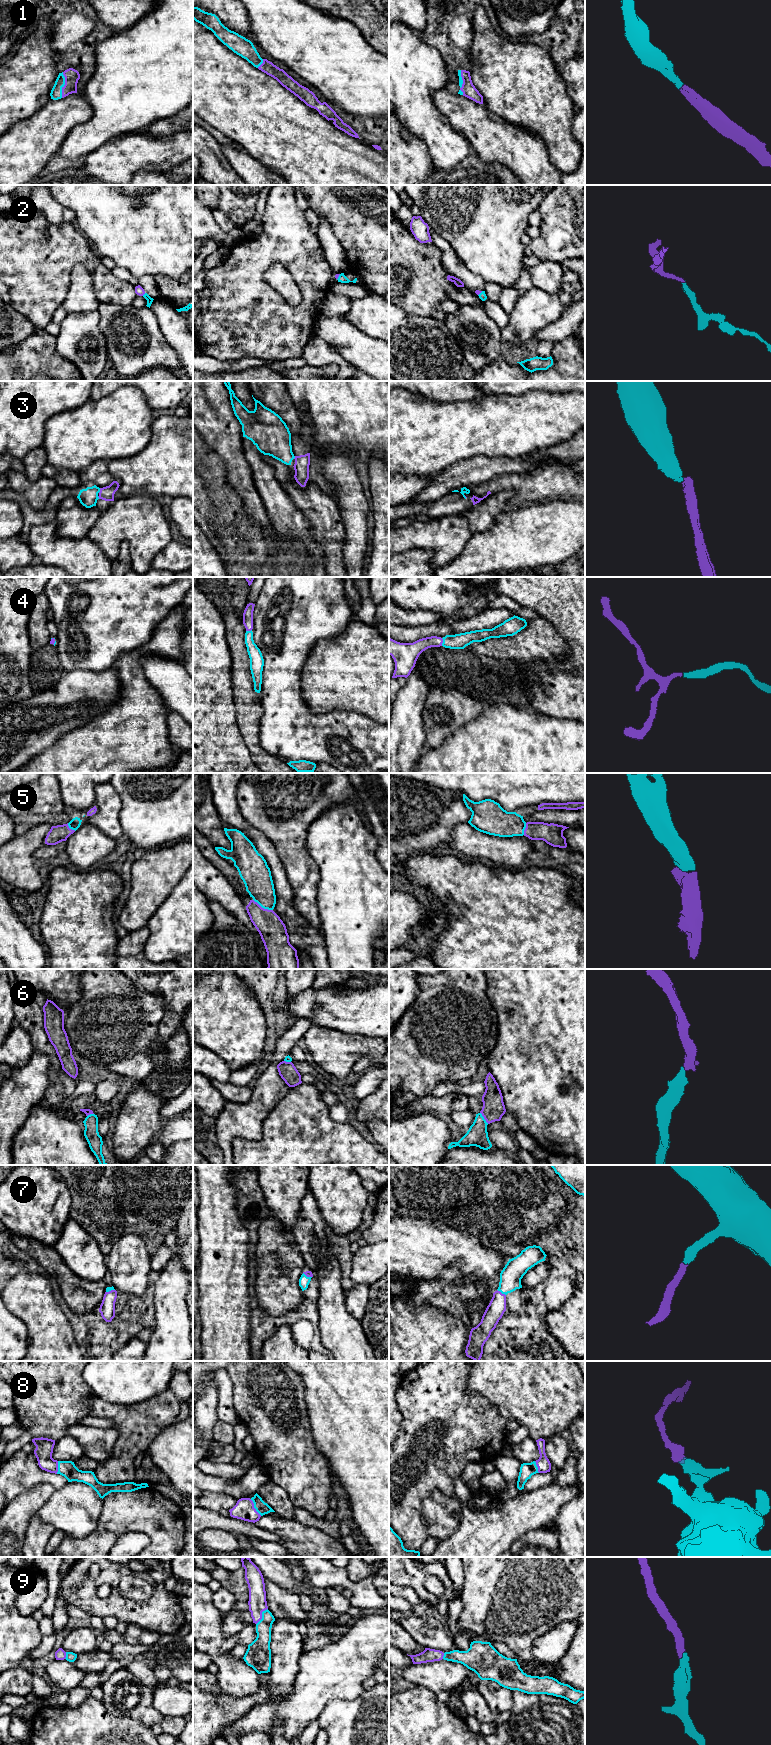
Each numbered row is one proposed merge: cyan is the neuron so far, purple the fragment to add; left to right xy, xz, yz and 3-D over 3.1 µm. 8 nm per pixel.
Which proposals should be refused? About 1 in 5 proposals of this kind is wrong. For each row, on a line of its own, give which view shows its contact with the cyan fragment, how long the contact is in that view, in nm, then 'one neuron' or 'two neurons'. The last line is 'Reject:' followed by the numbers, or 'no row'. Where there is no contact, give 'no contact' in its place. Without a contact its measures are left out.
1: meets cyan in xy; contact 200 nm long; one neuron
2: meets cyan in xy; contact 40 nm long; one neuron
3: meets cyan in xy; contact 40 nm long; two neurons
4: meets cyan in yz; contact 60 nm long; one neuron
5: meets cyan in xz; contact 180 nm long; one neuron
6: meets cyan in yz; contact 120 nm long; one neuron
7: meets cyan in yz; contact 90 nm long; one neuron
8: meets cyan in xz; contact 160 nm long; one neuron
9: meets cyan in xz; contact 160 nm long; one neuron
Reject: 3

